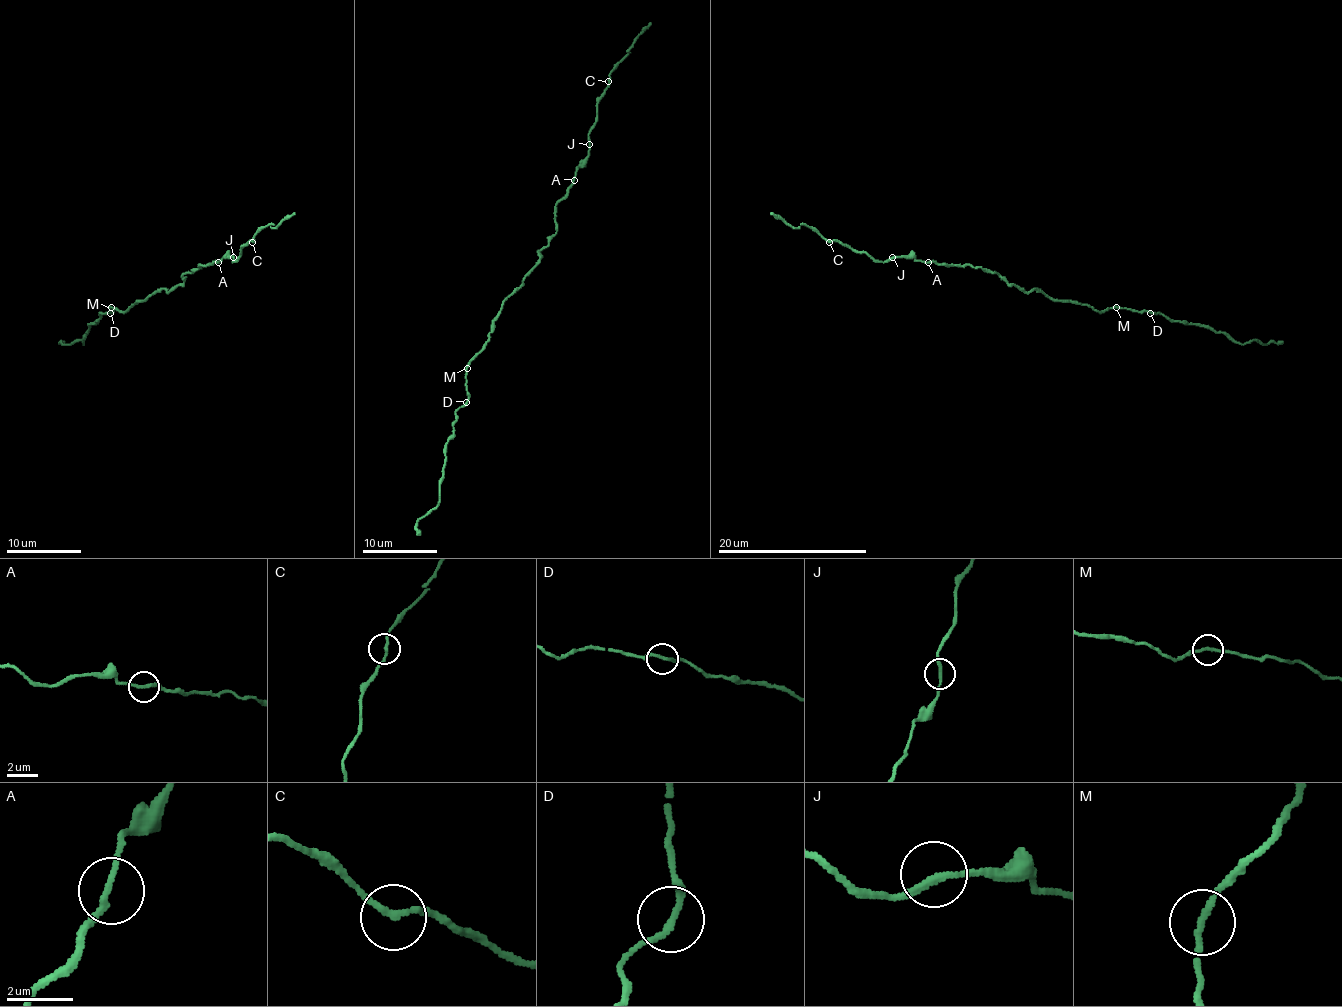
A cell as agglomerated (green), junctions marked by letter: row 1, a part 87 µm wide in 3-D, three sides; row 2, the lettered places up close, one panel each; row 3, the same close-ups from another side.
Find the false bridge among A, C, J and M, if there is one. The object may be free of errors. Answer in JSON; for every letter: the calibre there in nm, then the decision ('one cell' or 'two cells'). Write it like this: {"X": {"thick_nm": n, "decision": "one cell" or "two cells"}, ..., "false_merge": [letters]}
{"A": {"thick_nm": 190, "decision": "one cell"}, "C": {"thick_nm": 190, "decision": "one cell"}, "J": {"thick_nm": 190, "decision": "one cell"}, "M": {"thick_nm": 190, "decision": "one cell"}, "false_merge": []}

